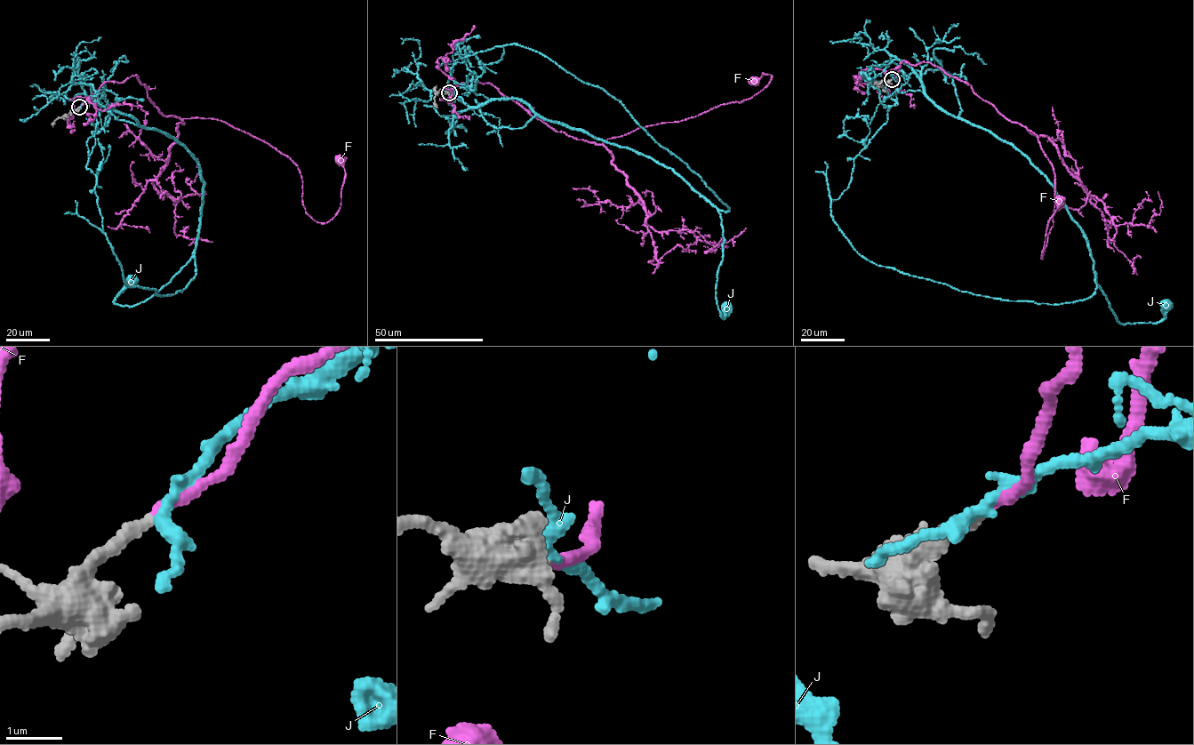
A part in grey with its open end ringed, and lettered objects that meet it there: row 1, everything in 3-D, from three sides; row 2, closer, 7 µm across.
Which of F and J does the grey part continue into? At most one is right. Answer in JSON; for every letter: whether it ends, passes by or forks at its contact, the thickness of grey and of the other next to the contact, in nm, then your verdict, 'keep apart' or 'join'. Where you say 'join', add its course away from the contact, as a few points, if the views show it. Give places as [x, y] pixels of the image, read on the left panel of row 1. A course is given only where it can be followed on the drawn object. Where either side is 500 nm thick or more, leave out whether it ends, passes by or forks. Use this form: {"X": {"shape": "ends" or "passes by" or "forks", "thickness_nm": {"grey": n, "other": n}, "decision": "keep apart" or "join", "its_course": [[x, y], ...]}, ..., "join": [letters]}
{"F": {"shape": "ends", "thickness_nm": {"grey": 220, "other": 170}, "decision": "join", "its_course": [[79, 107], [106, 82], [137, 75], [163, 115], [216, 118], [289, 158], [319, 223], [340, 208], [339, 161]]}, "J": {"shape": "passes by", "thickness_nm": {"grey": 220, "other": 220}, "decision": "keep apart"}, "join": ["F"]}

